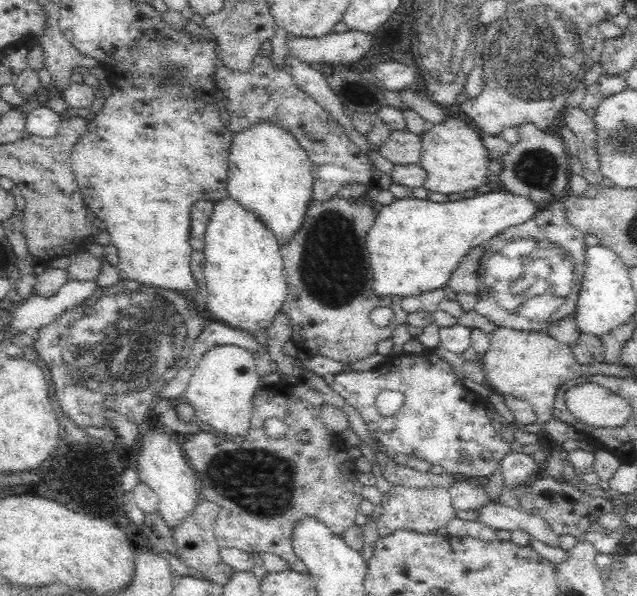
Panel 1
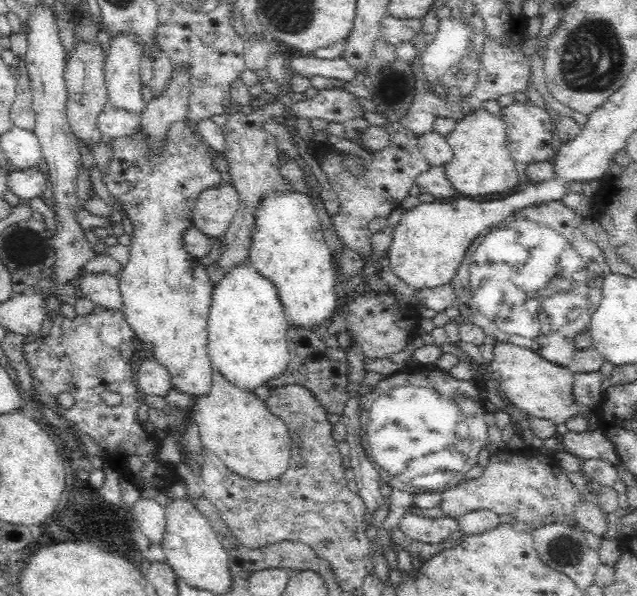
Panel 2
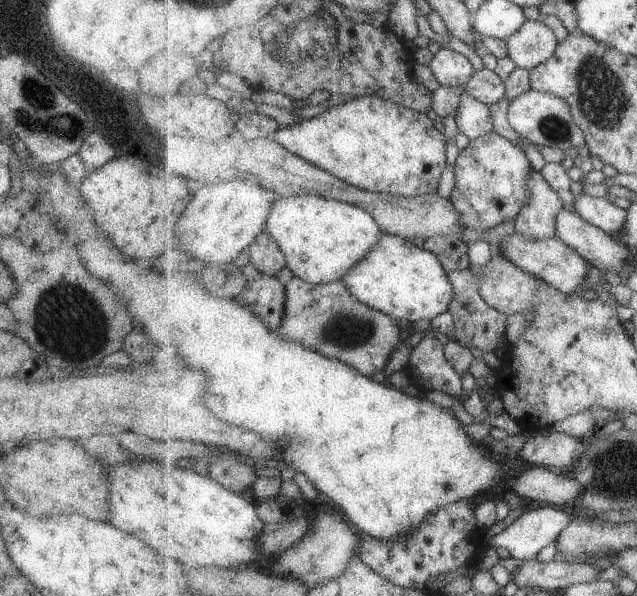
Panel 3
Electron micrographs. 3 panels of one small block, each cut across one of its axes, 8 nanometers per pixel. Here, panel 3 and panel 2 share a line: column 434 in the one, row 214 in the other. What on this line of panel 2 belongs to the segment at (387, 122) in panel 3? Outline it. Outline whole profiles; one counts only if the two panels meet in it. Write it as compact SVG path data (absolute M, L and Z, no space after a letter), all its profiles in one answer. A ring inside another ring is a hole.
M178 119L167 126L161 138L161 147L152 145L150 135L140 126L129 135L120 135L106 143L110 148L110 164L106 164L103 184L120 204L122 214L132 224L130 235L130 258L117 275L123 302L123 313L128 325L135 331L140 342L151 343L151 357L168 369L173 388L188 396L206 394L212 384L212 361L208 356L208 315L213 283L207 274L206 264L191 254L184 243L186 230L192 228L196 200L204 190L223 184L221 172L214 167L218 153L197 129L192 129L186 120Z

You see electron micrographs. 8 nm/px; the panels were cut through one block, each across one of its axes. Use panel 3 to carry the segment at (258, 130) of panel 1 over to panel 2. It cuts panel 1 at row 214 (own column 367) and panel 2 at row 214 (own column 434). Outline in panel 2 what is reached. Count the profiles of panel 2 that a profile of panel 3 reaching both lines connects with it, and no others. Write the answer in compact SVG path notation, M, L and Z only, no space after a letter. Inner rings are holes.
M270 189L266 191L253 210L253 227L249 244L249 259L256 270L276 286L285 318L290 326L304 326L311 330L332 316L336 305L336 276L333 252L328 247L322 231L316 206L308 194L294 189Z

